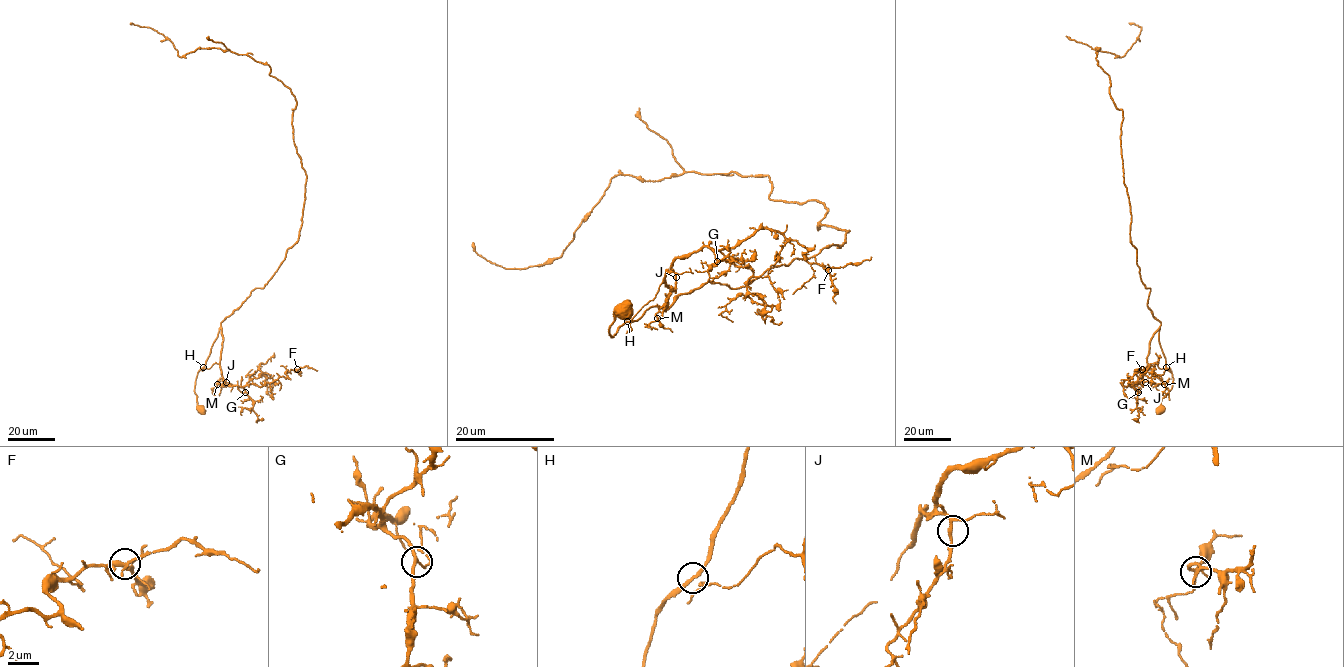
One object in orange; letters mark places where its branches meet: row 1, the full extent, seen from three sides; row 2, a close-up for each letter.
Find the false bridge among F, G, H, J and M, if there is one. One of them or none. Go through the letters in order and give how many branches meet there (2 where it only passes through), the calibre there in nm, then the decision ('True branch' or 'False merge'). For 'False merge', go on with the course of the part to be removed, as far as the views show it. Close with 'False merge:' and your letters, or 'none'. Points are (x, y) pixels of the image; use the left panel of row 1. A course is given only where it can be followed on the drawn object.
F: Branches: 4. Thickness 280 nm. True branch
G: Branches: 3. Thickness 180 nm. True branch
H: Branches: 4. Thickness 170 nm. True branch
J: Branches: 4. Thickness 170 nm. True branch
M: Branches: 3. Thickness 150 nm. True branch
False merge: none

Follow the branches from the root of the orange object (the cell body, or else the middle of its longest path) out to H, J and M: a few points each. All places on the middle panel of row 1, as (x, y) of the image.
H: (626, 311), (615, 311), (609, 333), (613, 336), (628, 321)
J: (626, 311), (615, 311), (609, 328), (611, 336), (654, 299), (666, 272), (674, 272), (676, 277)
M: (626, 311), (615, 311), (611, 336), (654, 299), (665, 274), (674, 272), (675, 287), (657, 318)

